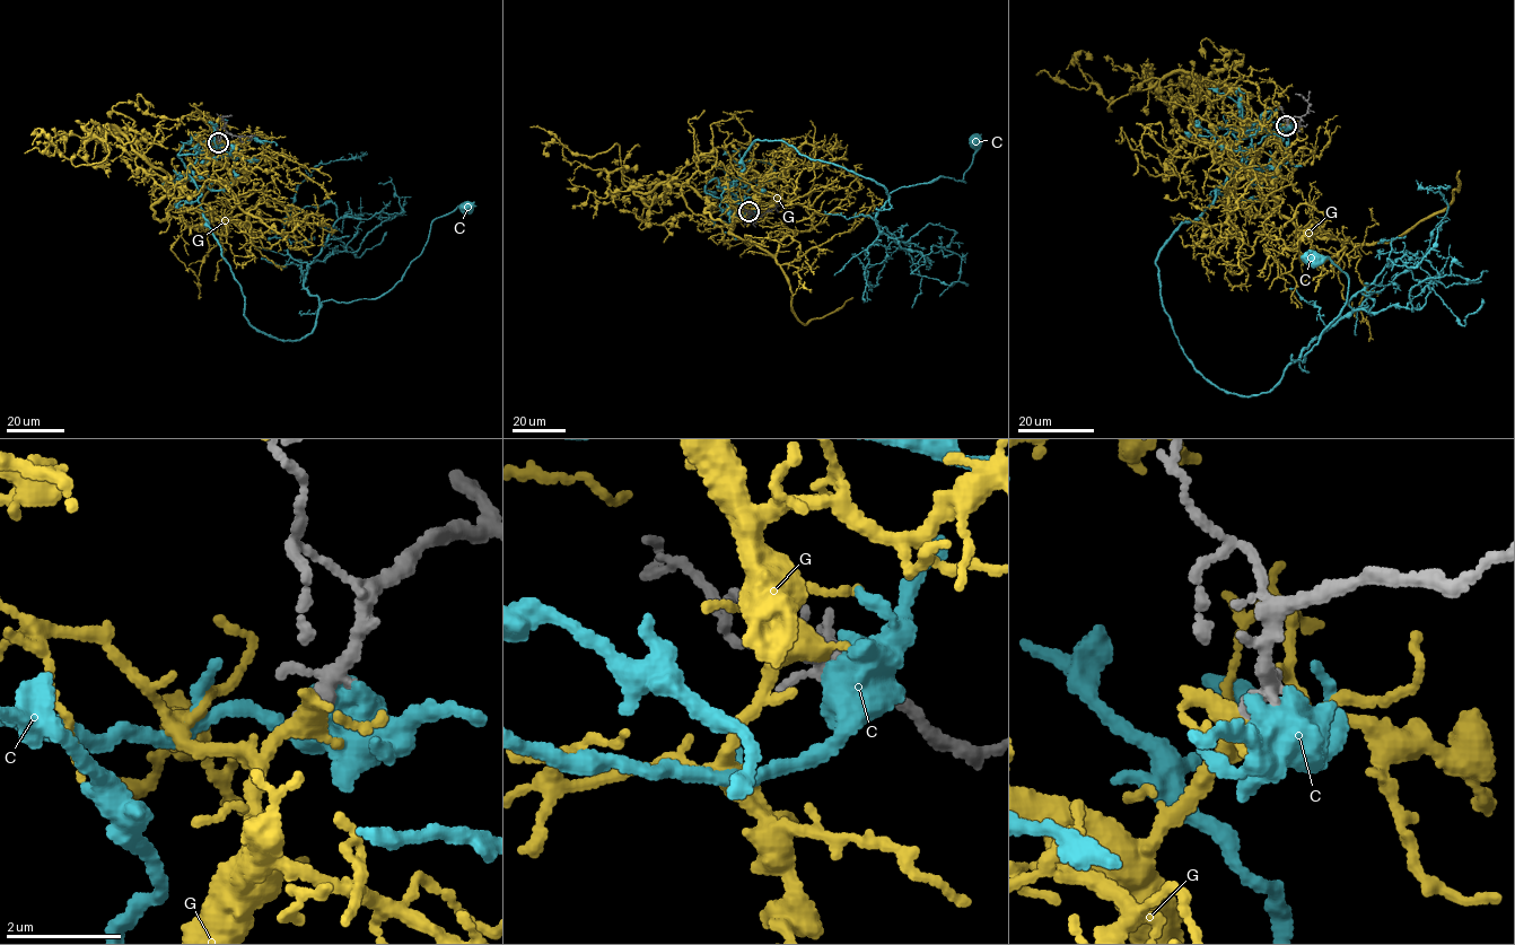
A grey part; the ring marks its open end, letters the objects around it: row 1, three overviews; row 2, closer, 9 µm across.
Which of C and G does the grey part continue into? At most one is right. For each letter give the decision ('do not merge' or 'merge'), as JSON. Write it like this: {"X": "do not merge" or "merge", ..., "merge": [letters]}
{"C": "do not merge", "G": "merge", "merge": ["G"]}

